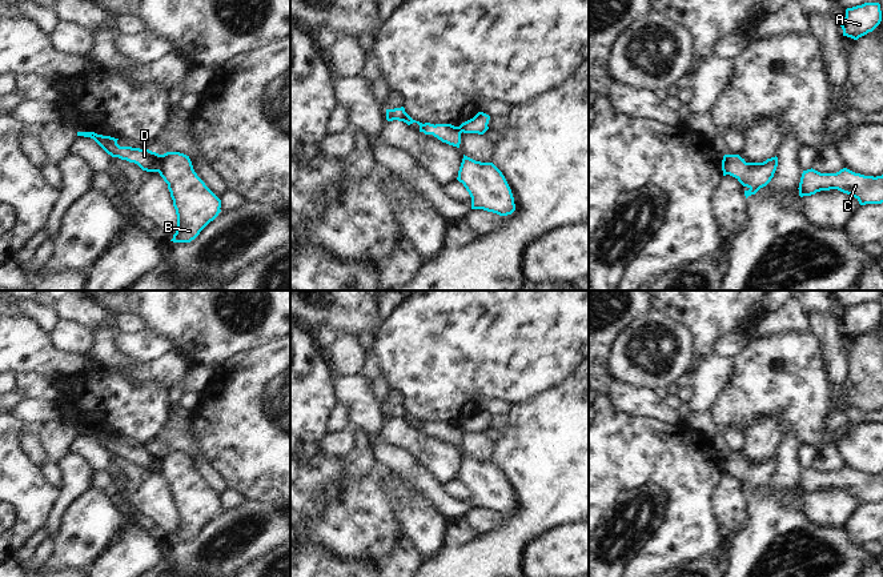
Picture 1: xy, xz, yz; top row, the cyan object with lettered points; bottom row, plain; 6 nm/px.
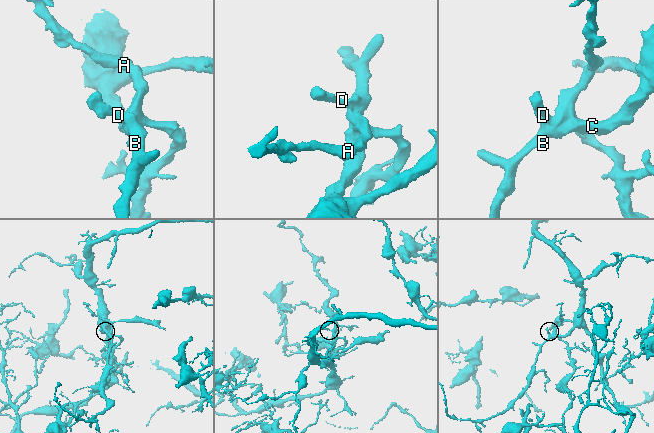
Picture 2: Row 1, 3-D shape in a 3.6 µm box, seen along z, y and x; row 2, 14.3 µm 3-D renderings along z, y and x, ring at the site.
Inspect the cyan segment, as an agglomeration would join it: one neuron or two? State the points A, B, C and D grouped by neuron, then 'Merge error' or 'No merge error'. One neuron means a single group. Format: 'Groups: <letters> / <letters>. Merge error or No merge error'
Groups: A D / B C. Merge error.

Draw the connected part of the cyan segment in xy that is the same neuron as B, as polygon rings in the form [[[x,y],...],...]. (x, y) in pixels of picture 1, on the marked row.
[[[161,155],[160,176],[168,184],[177,215],[177,231],[170,241],[190,243],[221,212],[221,200],[193,169],[189,156]]]

